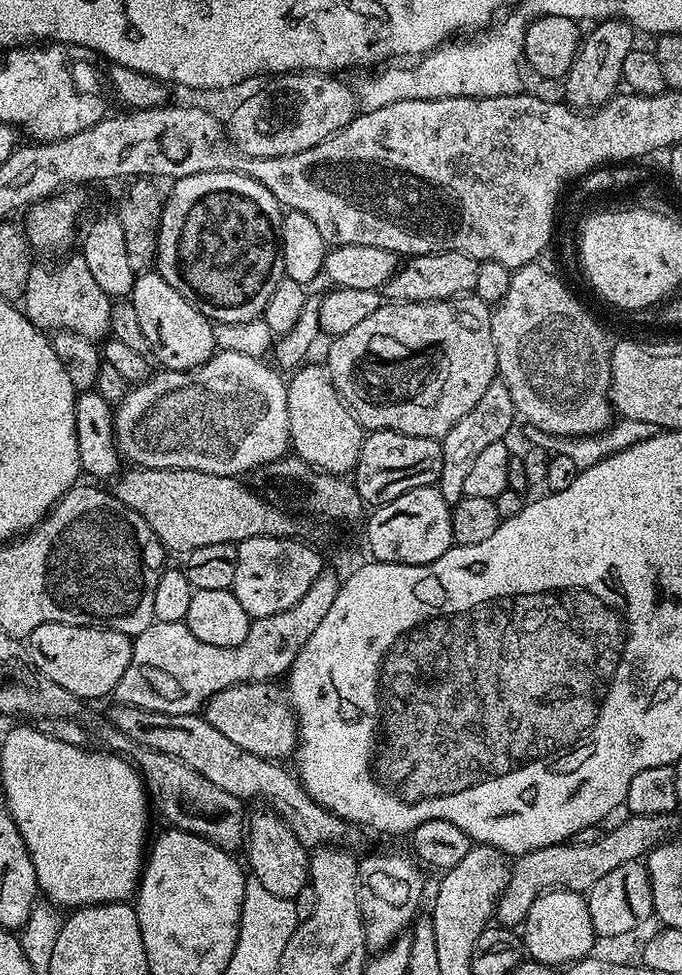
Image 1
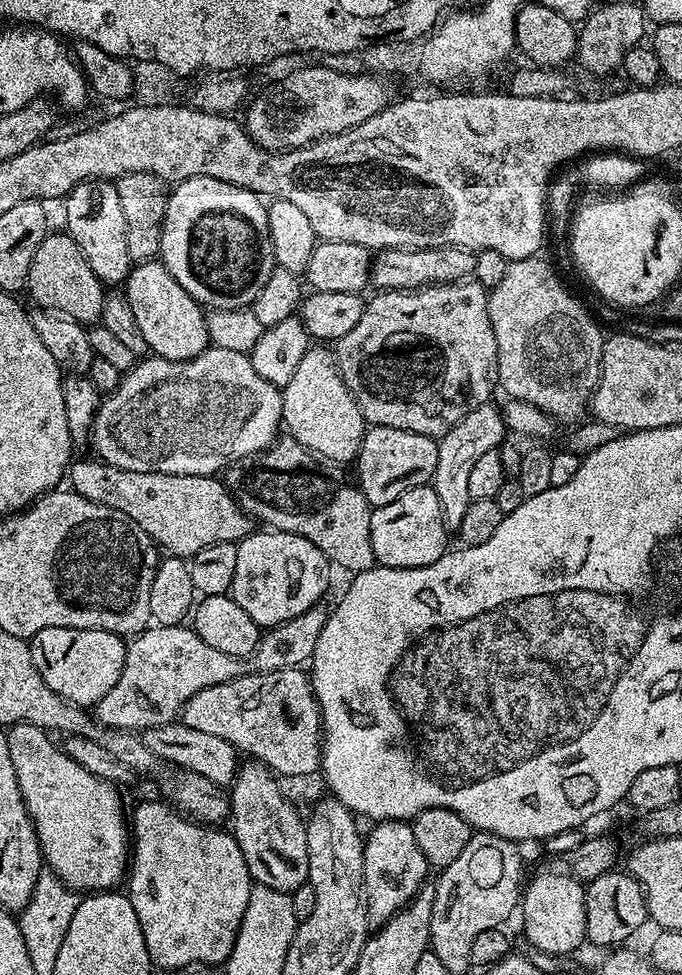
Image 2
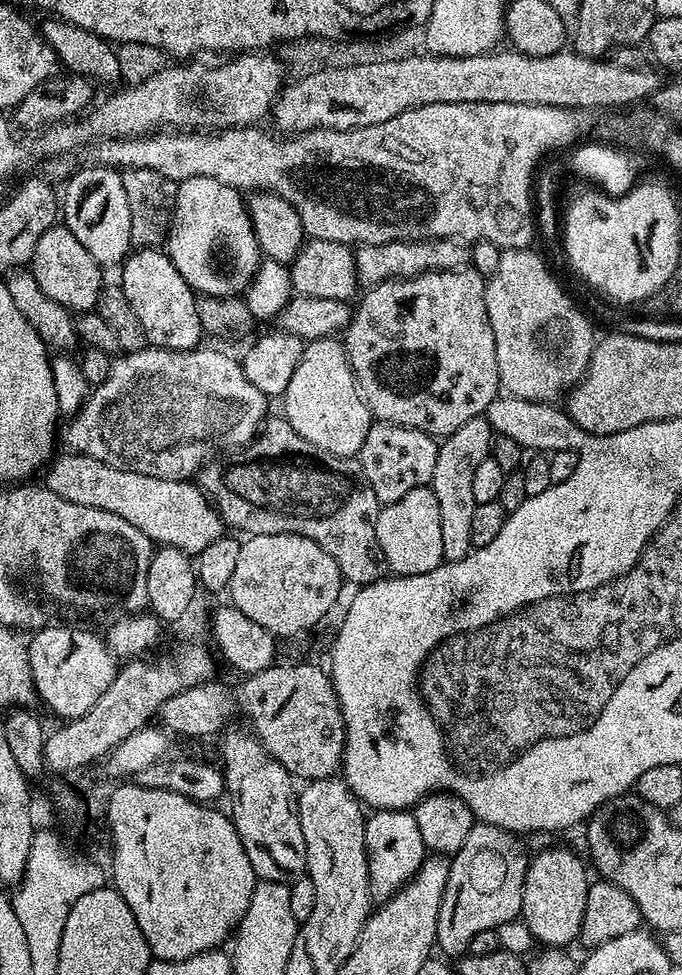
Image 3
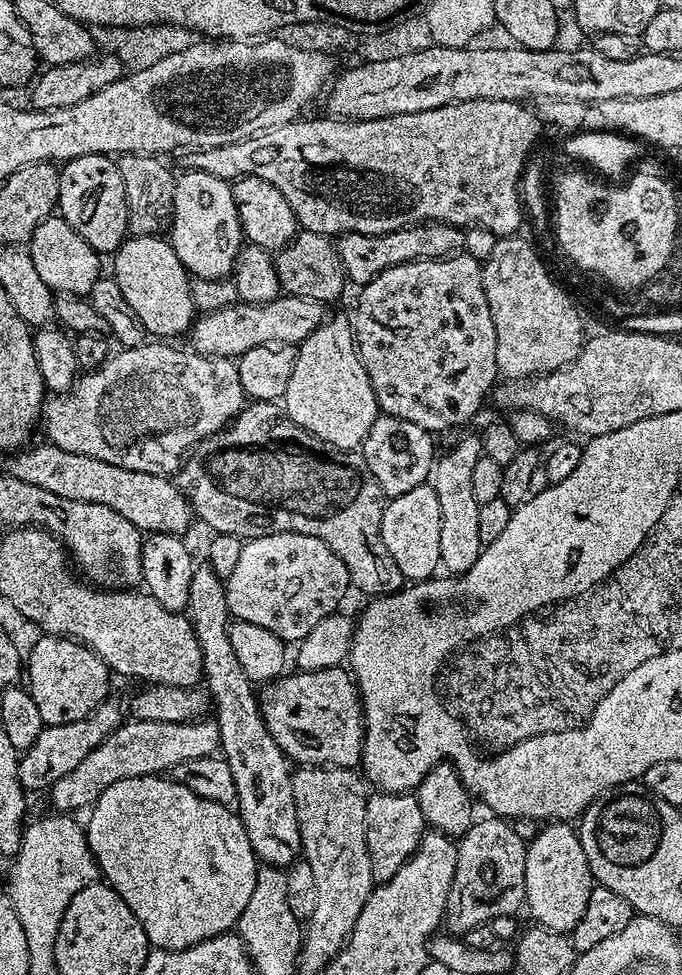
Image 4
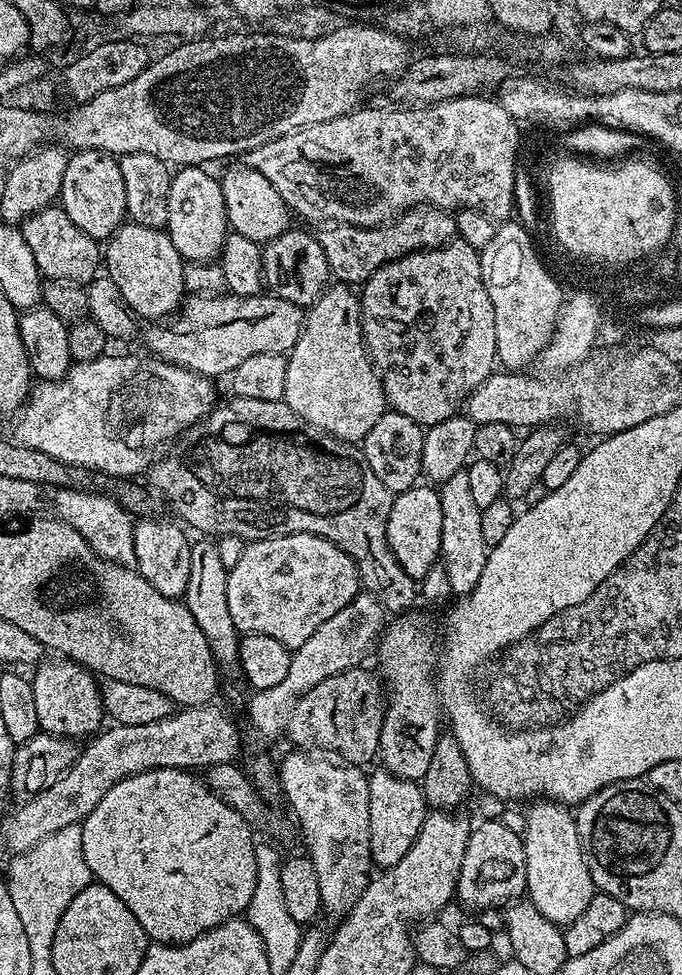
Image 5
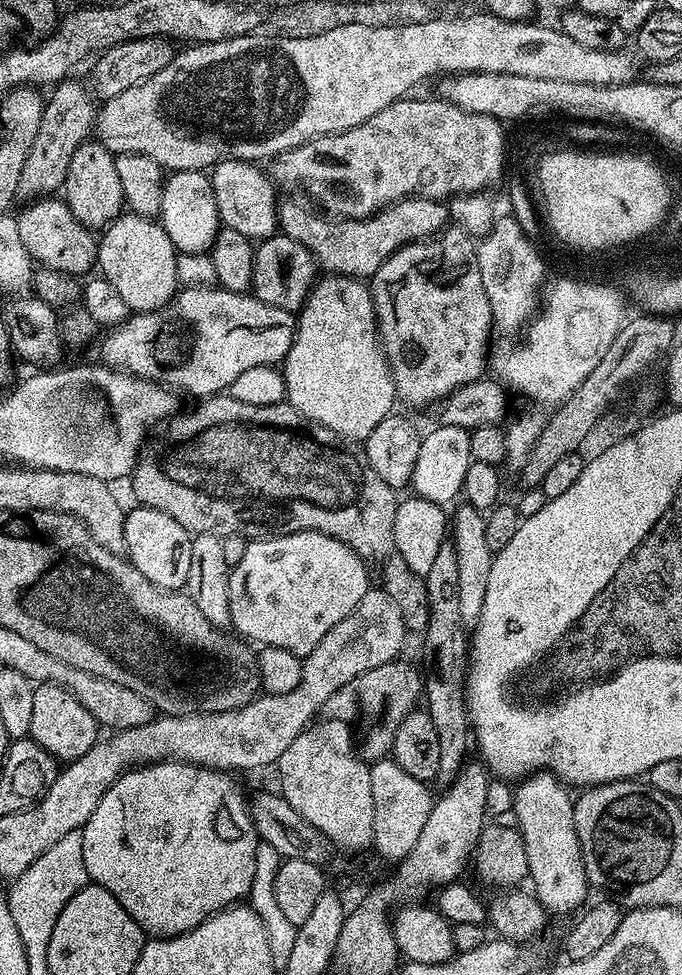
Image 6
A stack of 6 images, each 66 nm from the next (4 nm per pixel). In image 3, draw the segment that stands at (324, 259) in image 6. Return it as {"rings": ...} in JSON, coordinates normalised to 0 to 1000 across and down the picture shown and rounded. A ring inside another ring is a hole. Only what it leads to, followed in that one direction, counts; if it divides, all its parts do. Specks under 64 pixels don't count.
{"rings":[[[669,244],[579,246],[565,250],[529,250],[521,255],[522,289],[538,297],[567,287],[594,287],[626,279],[667,279],[691,272],[692,250]]]}

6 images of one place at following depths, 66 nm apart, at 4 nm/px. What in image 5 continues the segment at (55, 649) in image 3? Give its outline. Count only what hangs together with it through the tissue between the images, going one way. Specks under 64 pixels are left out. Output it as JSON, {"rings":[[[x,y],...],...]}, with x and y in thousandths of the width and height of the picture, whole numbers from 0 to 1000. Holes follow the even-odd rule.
{"rings":[[[98,675],[70,676],[51,686],[53,693],[45,694],[50,728],[56,732],[54,748],[107,761],[116,760],[116,755],[129,757],[145,752],[150,747],[147,737],[151,739],[155,731],[150,719],[150,706],[142,694]]]}

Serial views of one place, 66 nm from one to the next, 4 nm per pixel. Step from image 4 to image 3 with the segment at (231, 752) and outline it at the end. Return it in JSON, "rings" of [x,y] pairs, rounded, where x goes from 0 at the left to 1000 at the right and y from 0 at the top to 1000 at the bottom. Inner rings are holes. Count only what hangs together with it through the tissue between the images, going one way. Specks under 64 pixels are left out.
{"rings":[[[330,750],[326,755],[326,791],[333,815],[340,815],[340,846],[349,851],[349,859],[355,859],[361,880],[367,880],[367,888],[372,888],[377,904],[427,908],[452,892],[449,859],[443,859],[443,843],[434,830],[437,808],[431,797],[408,777],[393,772],[374,751],[340,750]]]}

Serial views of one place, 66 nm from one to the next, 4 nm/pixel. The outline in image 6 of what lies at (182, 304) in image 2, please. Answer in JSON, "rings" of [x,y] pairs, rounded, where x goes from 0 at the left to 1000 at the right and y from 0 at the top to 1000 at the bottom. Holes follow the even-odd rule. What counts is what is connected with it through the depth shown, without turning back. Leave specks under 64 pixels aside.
{"rings":[[[177,219],[145,239],[141,251],[141,270],[144,279],[151,286],[173,297],[173,302],[183,308],[189,321],[229,320],[243,314],[258,304],[264,286],[258,280],[258,253],[249,248],[240,231],[227,225],[213,222]]]}

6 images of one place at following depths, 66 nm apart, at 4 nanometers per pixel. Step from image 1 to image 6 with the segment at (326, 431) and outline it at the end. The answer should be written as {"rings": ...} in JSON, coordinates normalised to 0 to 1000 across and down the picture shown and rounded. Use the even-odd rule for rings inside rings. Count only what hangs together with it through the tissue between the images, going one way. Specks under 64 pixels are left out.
{"rings":[[[481,281],[459,294],[437,321],[434,347],[413,370],[413,383],[421,413],[437,419],[450,431],[466,433],[518,453],[532,453],[543,441],[548,441],[548,437],[576,422],[575,413],[584,410],[581,397],[557,351],[551,315],[538,290],[525,289],[521,283]]]}

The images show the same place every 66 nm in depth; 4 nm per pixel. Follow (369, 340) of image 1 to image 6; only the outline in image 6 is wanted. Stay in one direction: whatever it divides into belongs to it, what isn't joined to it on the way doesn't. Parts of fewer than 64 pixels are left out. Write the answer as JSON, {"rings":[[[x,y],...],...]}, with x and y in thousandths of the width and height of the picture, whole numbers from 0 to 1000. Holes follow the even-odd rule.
{"rings":[[[658,232],[650,238],[625,246],[611,246],[607,250],[598,250],[594,254],[585,254],[581,259],[551,278],[544,284],[543,294],[545,309],[551,315],[551,334],[557,337],[557,351],[563,359],[563,365],[569,368],[569,378],[575,382],[575,391],[581,397],[581,405],[588,411],[606,414],[610,418],[622,418],[626,414],[644,415],[673,398],[705,389],[711,385],[718,373],[718,352],[716,348],[724,342],[721,331],[721,319],[718,318],[718,306],[713,306],[713,297],[707,294],[707,281],[701,278],[701,250],[673,232]]]}

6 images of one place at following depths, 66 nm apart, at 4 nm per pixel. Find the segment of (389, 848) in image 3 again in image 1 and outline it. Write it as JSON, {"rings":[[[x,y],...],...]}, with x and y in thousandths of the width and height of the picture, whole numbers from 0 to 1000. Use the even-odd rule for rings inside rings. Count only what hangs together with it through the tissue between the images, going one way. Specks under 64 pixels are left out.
{"rings":[[[550,874],[535,877],[526,883],[528,932],[537,970],[545,978],[563,975],[582,962],[594,959],[595,953],[611,943],[610,934],[614,933],[616,922],[622,919],[622,898],[614,894],[617,891],[603,877]]]}

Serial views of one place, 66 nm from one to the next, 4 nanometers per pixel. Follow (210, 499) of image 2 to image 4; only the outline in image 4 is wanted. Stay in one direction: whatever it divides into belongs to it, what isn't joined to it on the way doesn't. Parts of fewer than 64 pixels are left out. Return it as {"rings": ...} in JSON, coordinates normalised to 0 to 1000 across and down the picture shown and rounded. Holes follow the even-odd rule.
{"rings":[[[73,453],[63,454],[54,459],[41,457],[16,465],[10,469],[10,487],[44,494],[44,498],[62,498],[62,503],[73,503],[73,507],[85,507],[91,511],[161,519],[161,523],[179,527],[185,535],[211,548],[270,548],[284,537],[282,516],[248,489],[185,482],[161,474],[150,474],[150,470],[138,470],[132,466],[109,466]]]}

